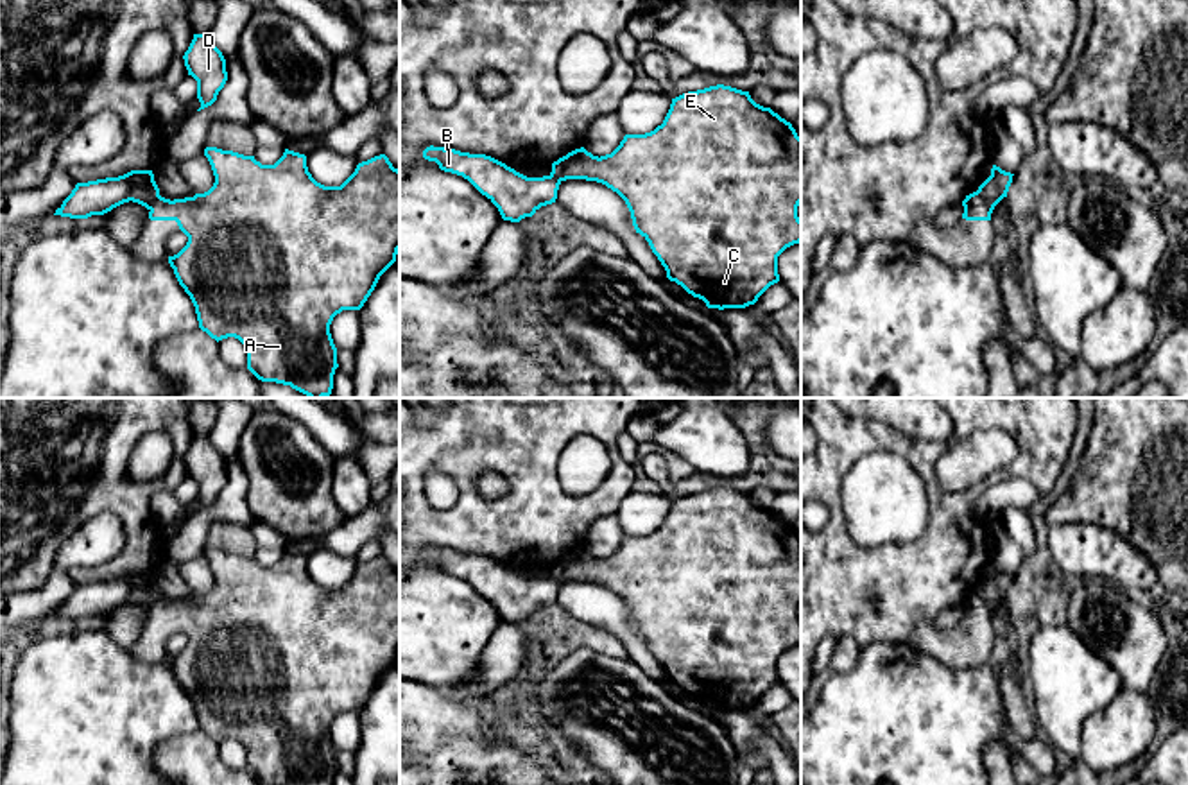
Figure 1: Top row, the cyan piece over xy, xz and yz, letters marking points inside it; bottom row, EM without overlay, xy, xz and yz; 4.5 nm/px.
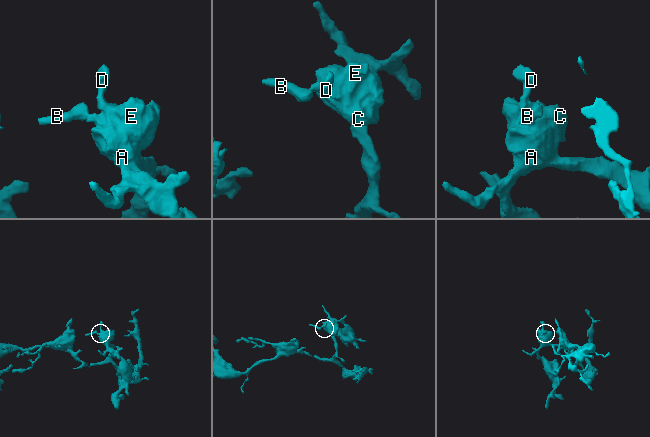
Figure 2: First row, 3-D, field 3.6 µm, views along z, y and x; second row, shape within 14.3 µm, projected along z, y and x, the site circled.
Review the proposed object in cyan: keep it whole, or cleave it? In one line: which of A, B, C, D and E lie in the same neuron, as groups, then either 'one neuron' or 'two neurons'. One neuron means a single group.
A C D E / B | two neurons

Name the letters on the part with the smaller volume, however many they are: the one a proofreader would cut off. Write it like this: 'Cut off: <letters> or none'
Cut off: B

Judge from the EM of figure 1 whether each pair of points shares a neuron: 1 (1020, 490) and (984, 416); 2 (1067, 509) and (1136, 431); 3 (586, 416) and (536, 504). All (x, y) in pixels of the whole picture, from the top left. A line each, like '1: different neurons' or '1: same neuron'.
1: different neurons
2: same neuron
3: same neuron

